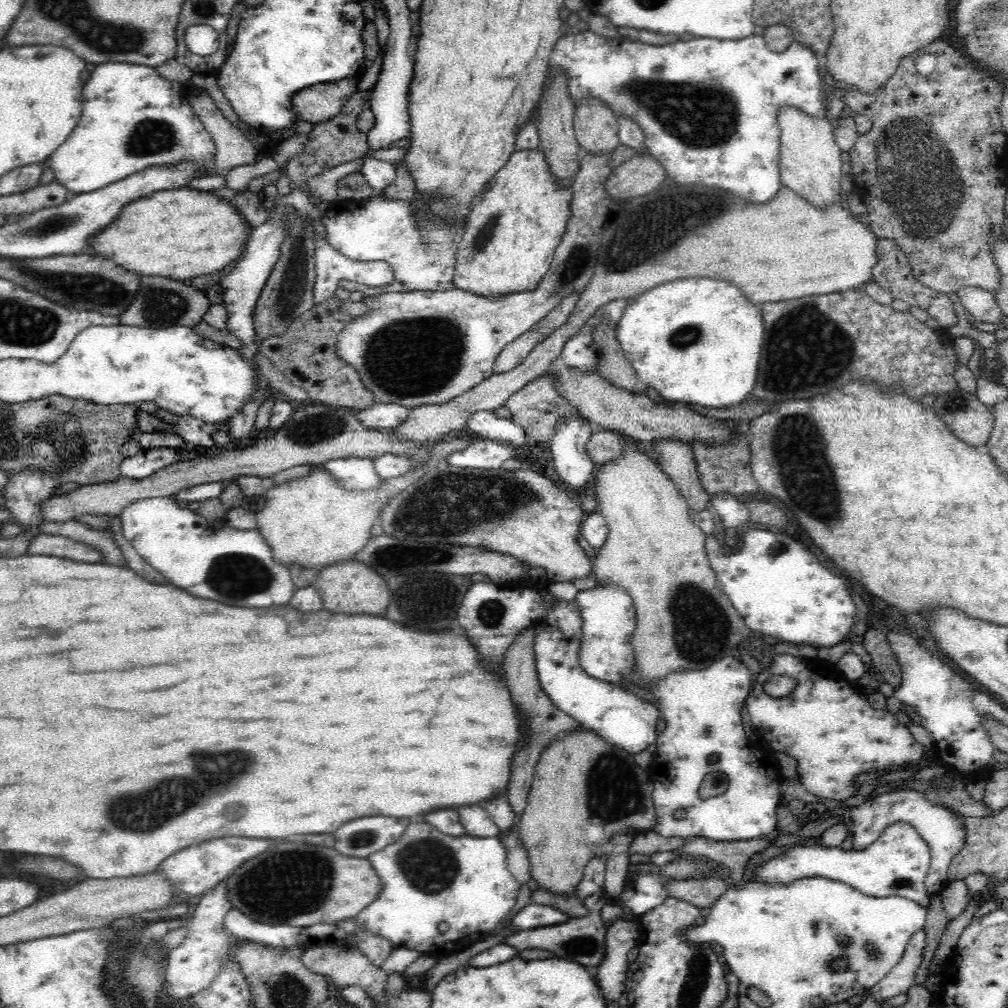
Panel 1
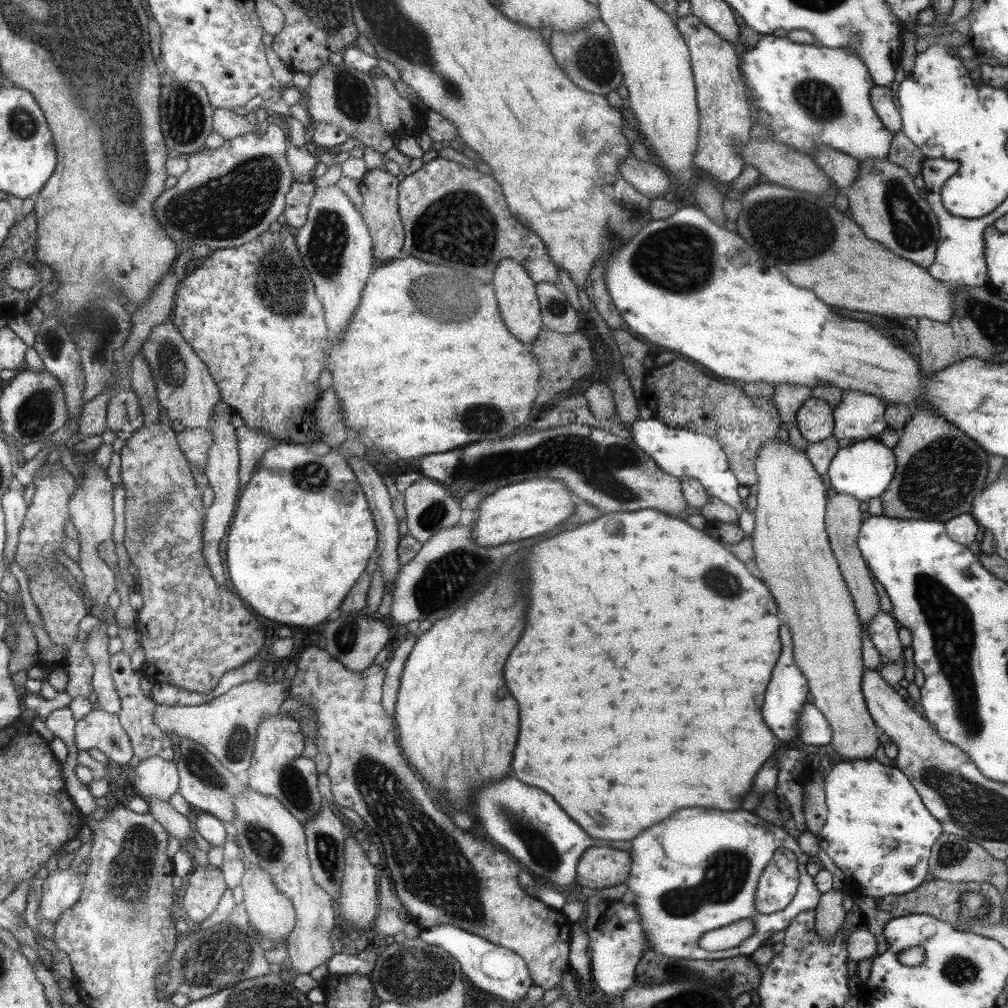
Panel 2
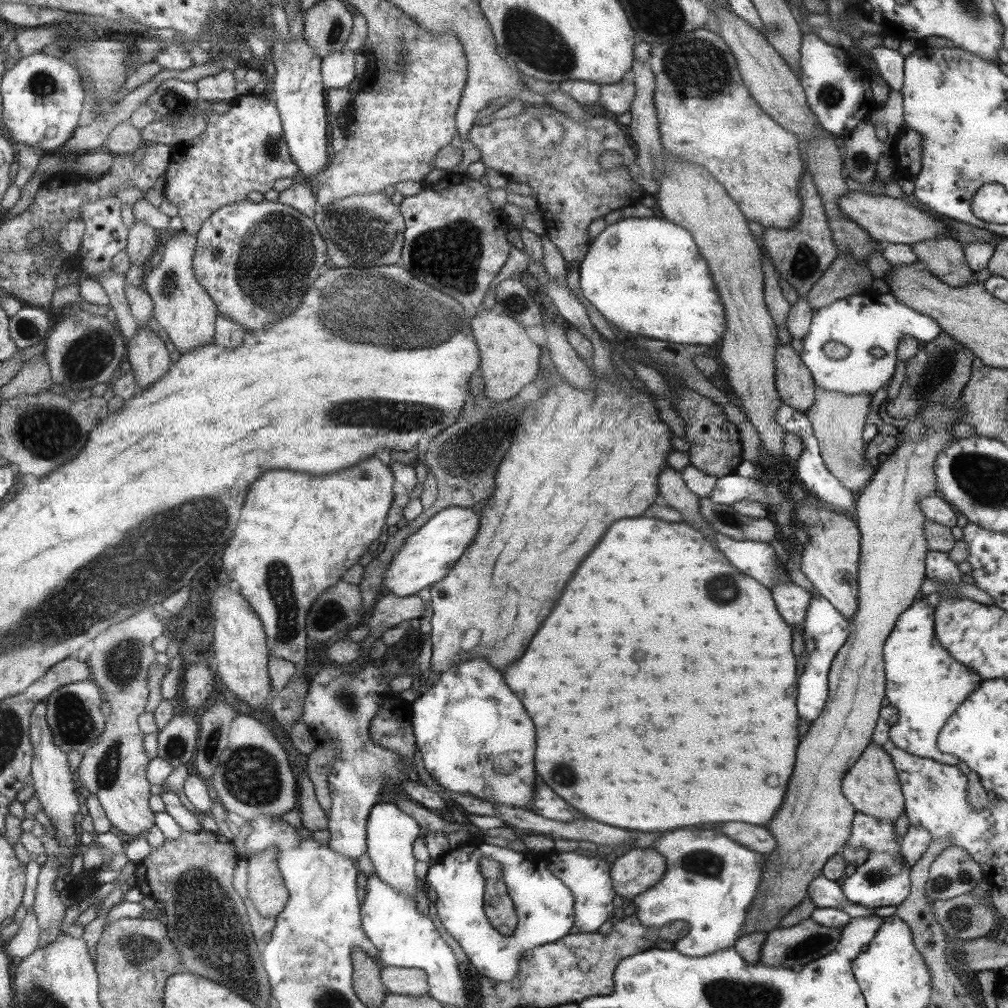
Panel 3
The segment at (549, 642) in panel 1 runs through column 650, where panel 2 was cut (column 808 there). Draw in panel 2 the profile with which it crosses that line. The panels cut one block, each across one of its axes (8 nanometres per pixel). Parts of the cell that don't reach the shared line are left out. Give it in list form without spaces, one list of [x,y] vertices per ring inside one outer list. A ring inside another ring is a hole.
[[[807,704],[802,708],[802,714],[798,719],[797,740],[813,746],[829,745],[832,741],[832,728],[826,717],[815,708],[813,704]]]

